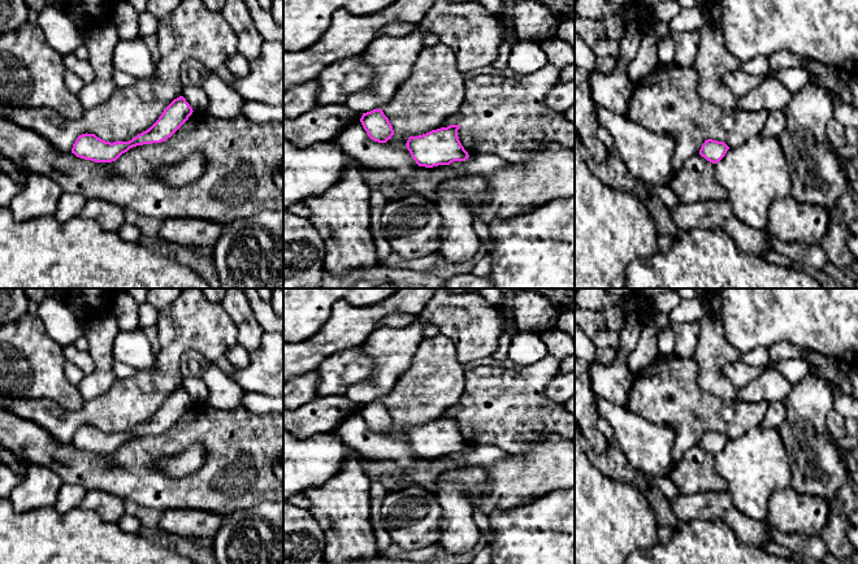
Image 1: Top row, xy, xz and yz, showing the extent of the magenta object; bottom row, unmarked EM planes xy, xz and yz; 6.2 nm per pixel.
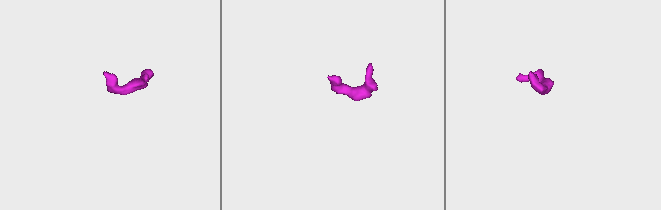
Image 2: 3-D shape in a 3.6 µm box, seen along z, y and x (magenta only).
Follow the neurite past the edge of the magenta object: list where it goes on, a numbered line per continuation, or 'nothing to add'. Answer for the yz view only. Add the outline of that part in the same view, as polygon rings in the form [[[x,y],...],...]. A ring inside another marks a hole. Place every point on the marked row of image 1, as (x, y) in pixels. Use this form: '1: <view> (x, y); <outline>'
nothing to add

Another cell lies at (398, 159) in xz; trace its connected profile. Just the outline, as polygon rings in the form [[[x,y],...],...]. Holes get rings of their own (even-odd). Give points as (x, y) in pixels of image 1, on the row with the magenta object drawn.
[[[442,43],[424,47],[410,75],[381,108],[394,135],[386,143],[374,142],[356,120],[332,142],[368,169],[387,169],[399,177],[410,177],[419,165],[407,149],[408,138],[441,129],[459,110],[464,96],[465,81],[454,51]]]

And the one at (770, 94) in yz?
[[[768,73],[758,86],[751,88],[746,95],[738,97],[740,109],[745,112],[784,109],[792,96],[793,92]]]

